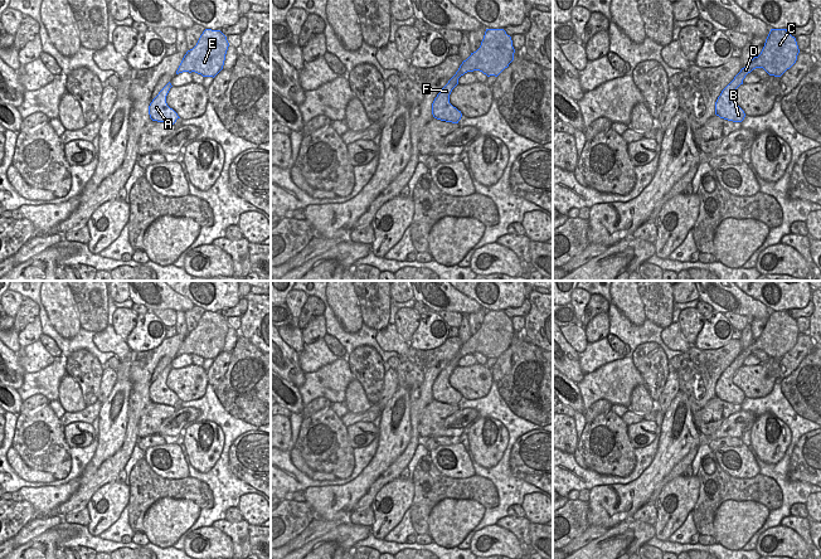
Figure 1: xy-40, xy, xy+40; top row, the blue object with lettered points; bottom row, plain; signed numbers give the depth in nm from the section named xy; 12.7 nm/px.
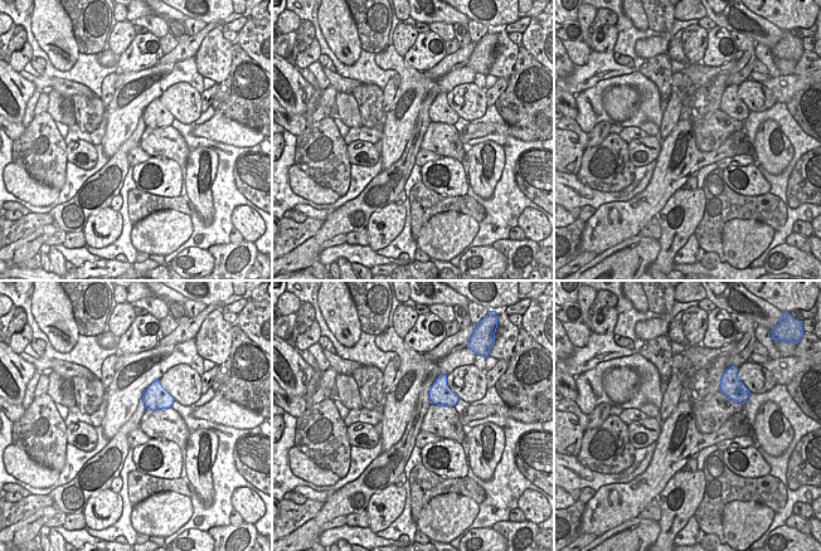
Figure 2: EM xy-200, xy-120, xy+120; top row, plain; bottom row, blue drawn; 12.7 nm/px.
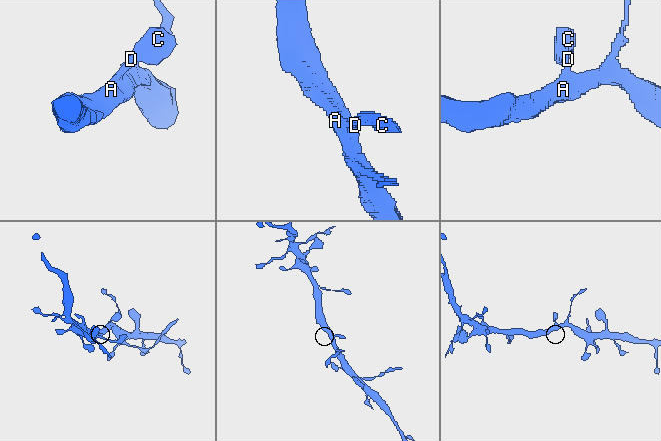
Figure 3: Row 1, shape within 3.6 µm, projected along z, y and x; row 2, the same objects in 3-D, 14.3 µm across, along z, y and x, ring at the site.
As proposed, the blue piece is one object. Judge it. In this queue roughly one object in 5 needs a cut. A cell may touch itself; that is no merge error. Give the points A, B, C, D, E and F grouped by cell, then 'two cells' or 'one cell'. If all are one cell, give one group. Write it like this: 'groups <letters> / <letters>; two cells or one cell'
groups A B C D E F; one cell

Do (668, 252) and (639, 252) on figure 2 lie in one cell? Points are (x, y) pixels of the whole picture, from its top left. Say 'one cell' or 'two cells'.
two cells

